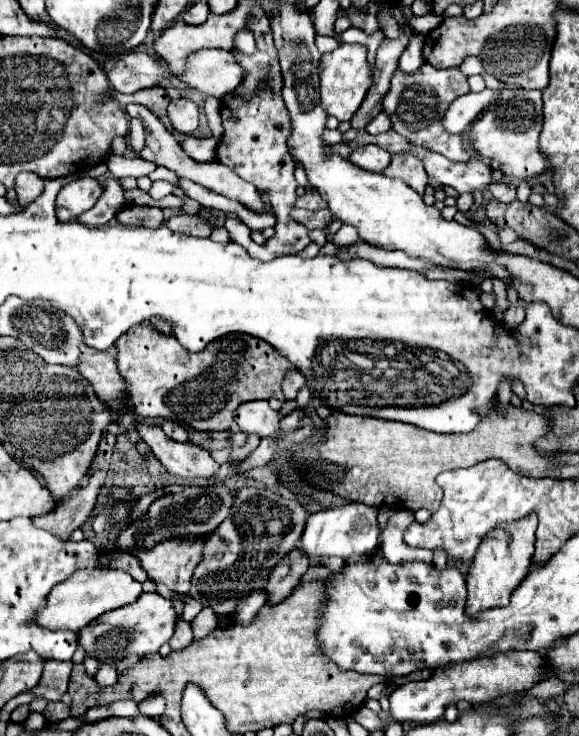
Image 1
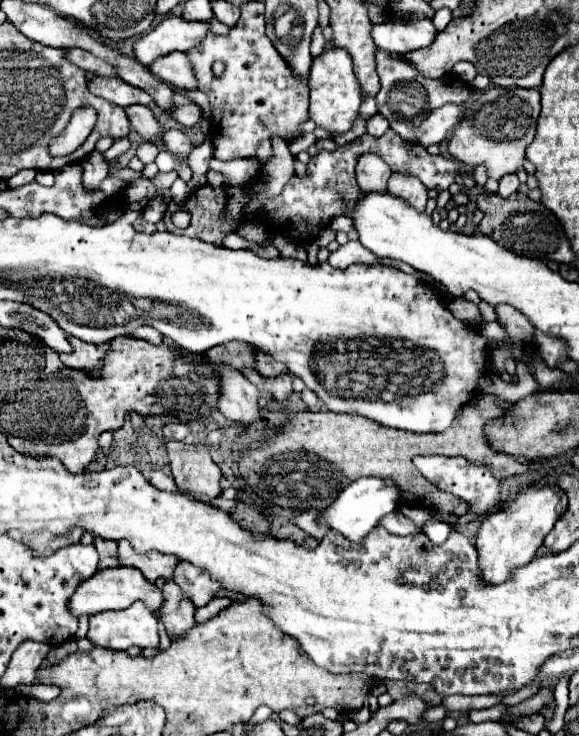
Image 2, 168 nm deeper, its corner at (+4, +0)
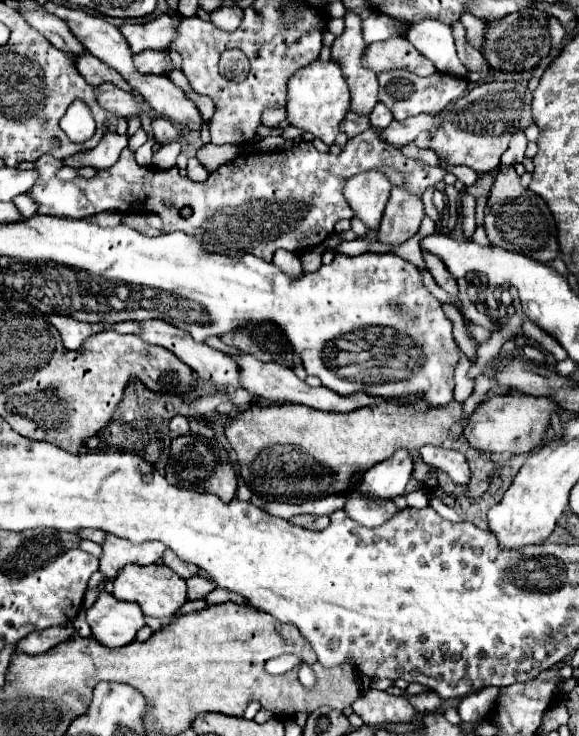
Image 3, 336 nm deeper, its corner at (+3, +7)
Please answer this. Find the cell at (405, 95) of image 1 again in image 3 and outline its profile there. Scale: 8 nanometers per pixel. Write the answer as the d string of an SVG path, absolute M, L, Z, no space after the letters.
M404 69L380 73L378 83L380 83L378 99L392 111L394 119L398 121L412 117L412 115L420 115L420 113L438 115L450 101L462 97L468 91L468 81L464 77L454 77L448 73L434 73L430 77L418 77Z

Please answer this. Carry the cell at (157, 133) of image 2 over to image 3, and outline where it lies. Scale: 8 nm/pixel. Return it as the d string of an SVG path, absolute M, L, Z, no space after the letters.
M102 83L102 85L94 87L94 95L102 109L106 109L118 117L126 117L126 119L136 117L146 109L144 103L134 93L126 93L120 87L114 87L110 83Z

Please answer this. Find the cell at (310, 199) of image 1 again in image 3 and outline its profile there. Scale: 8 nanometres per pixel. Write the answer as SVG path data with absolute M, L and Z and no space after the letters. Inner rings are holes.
M368 129L352 139L348 139L348 143L342 147L340 155L332 155L332 153L322 153L318 151L310 141L302 141L300 145L294 145L290 151L272 151L272 153L252 153L252 161L248 161L246 157L236 157L234 161L228 161L224 165L220 165L214 173L210 173L208 181L204 183L196 183L190 181L188 177L180 177L178 169L154 169L154 167L142 167L136 163L134 153L126 147L120 153L120 159L104 171L98 171L94 177L84 179L84 177L76 177L72 181L60 181L58 177L54 177L50 173L50 161L46 163L46 159L50 159L50 155L42 155L38 159L38 165L42 165L40 177L34 183L34 187L28 191L28 195L40 205L38 213L40 215L56 215L56 217L70 217L70 219L88 219L100 211L144 211L144 203L150 199L150 213L154 215L164 215L164 227L162 231L172 233L172 231L182 231L188 235L198 235L202 237L202 243L206 247L206 251L218 251L222 255L244 255L250 253L254 257L272 261L276 249L286 249L290 253L300 253L306 251L308 247L316 247L320 243L324 243L324 239L328 239L334 233L334 225L336 221L340 221L340 207L344 203L340 203L340 191L344 187L344 183L354 177L356 173L362 171L398 171L402 175L402 185L412 193L412 195L422 195L424 189L436 185L444 175L446 169L442 167L430 167L426 163L422 163L420 159L408 159L402 155L402 151L398 147L392 147L388 143L384 143L378 137L376 129ZM190 207L192 215L190 217L182 217L180 209Z

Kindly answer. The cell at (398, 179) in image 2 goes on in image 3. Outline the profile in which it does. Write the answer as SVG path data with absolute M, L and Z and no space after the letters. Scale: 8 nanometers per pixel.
M394 187L386 203L386 211L378 229L378 241L396 247L410 239L424 219L422 199L410 195L404 187Z

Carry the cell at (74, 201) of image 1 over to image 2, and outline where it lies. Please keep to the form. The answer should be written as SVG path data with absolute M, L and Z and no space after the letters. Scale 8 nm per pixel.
M93 152L83 160L83 188L85 190L99 190L101 180L109 174L109 164L101 156L101 152Z

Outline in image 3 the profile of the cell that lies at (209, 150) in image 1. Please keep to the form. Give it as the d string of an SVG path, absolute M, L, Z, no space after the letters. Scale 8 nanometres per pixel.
M152 119L152 135L160 145L164 145L178 139L178 129L168 119Z

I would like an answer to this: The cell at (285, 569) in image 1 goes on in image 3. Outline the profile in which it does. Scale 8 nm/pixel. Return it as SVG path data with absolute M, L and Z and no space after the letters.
M298 515L298 517L290 519L290 523L302 525L302 527L312 529L312 531L322 531L328 525L328 521L330 521L328 515Z

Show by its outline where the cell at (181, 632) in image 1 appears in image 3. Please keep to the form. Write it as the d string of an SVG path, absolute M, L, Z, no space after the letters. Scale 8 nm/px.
M194 575L186 583L188 583L188 597L190 597L190 601L202 599L214 589L214 583L208 577L202 577L202 575Z

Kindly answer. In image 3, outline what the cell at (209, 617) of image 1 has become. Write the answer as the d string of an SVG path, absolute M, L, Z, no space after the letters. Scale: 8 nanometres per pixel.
M216 587L208 597L206 601L212 605L212 603L226 603L226 601L232 601L232 603L240 603L240 605L246 605L246 599L242 599L242 595L234 593L234 591L228 591L228 589L220 589Z

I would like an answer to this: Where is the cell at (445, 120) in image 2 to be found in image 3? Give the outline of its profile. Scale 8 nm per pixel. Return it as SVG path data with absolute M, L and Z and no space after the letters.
M418 115L418 117L410 117L404 121L392 121L390 127L380 131L382 141L386 141L388 145L396 145L396 147L404 147L406 143L412 143L418 133L422 131L436 131L436 117L432 115Z

